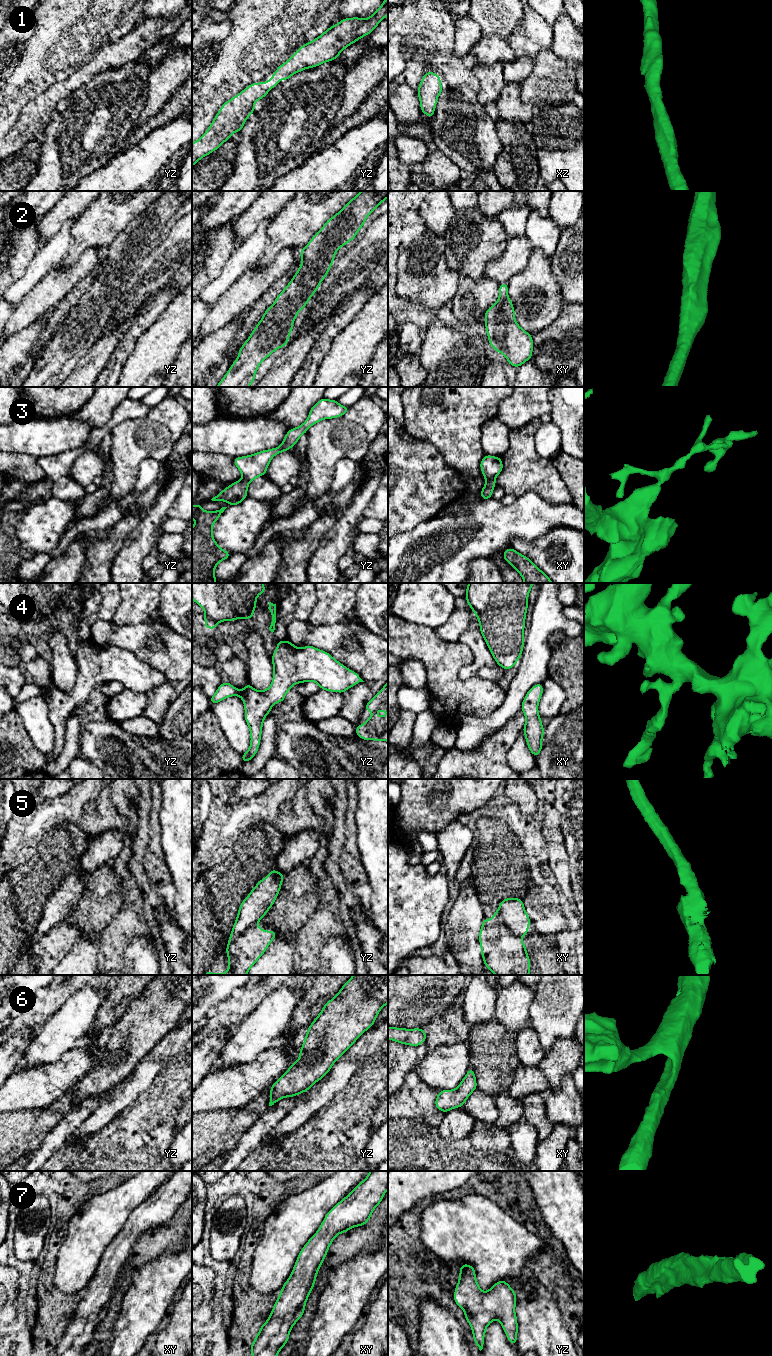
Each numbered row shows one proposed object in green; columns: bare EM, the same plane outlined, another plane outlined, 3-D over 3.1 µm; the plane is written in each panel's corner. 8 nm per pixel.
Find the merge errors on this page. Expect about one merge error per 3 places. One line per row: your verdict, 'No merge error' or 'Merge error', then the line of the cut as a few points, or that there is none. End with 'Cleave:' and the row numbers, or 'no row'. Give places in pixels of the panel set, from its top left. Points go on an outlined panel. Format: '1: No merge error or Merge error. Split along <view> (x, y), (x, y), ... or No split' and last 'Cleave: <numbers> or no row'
1: No merge error. No split
2: No merge error. No split
3: Merge error. Split along xy (494, 479), (486, 481)
4: No merge error. No split
5: Merge error. Split along xy (498, 910), (503, 921), (519, 936)
6: No merge error. No split
7: No merge error. No split
Cleave: 3, 5

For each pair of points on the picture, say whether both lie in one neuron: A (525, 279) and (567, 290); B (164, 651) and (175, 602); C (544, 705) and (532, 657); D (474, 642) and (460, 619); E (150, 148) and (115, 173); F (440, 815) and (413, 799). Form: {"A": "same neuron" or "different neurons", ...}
{"A": "different neurons", "B": "different neurons", "C": "different neurons", "D": "different neurons", "E": "same neuron", "F": "same neuron"}

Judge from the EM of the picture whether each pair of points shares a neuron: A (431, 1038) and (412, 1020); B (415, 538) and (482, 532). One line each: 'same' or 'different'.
A: different
B: same

